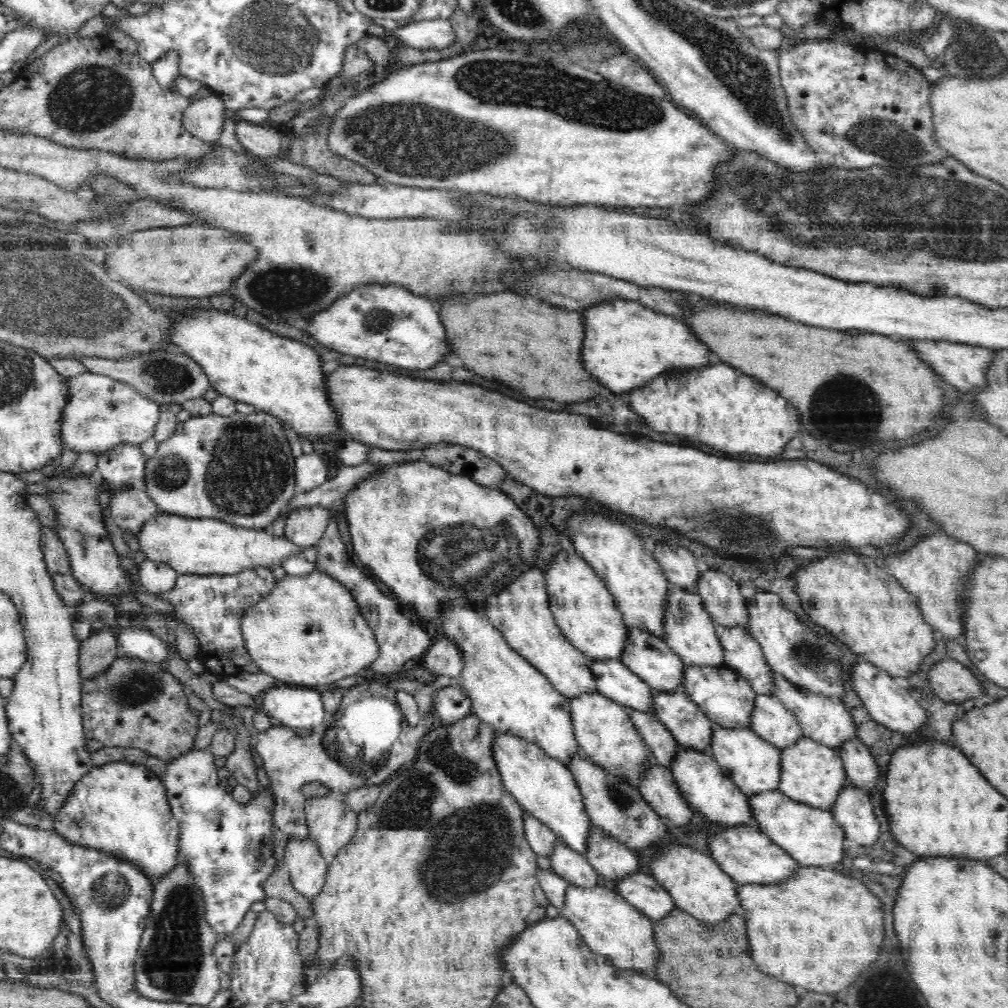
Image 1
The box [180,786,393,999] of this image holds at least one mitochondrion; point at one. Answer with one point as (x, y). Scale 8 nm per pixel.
(221, 873)

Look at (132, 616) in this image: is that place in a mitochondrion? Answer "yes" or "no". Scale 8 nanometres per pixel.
no

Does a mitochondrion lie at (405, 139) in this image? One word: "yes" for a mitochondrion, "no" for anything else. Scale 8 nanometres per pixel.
yes

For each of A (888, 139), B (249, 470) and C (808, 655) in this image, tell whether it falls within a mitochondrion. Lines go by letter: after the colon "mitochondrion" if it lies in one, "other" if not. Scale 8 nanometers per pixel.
A: mitochondrion
B: mitochondrion
C: mitochondrion

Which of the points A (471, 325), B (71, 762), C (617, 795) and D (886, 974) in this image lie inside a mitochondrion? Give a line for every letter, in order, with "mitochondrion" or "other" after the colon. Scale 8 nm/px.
A: other
B: other
C: mitochondrion
D: mitochondrion

